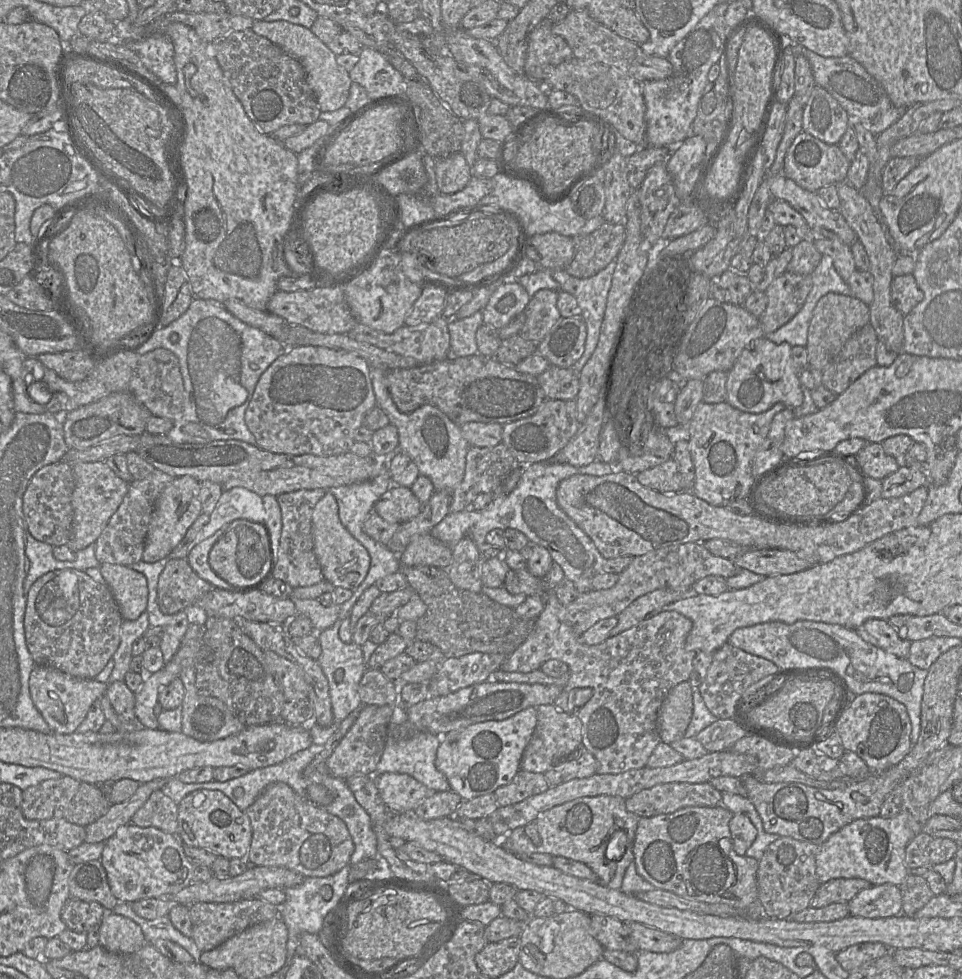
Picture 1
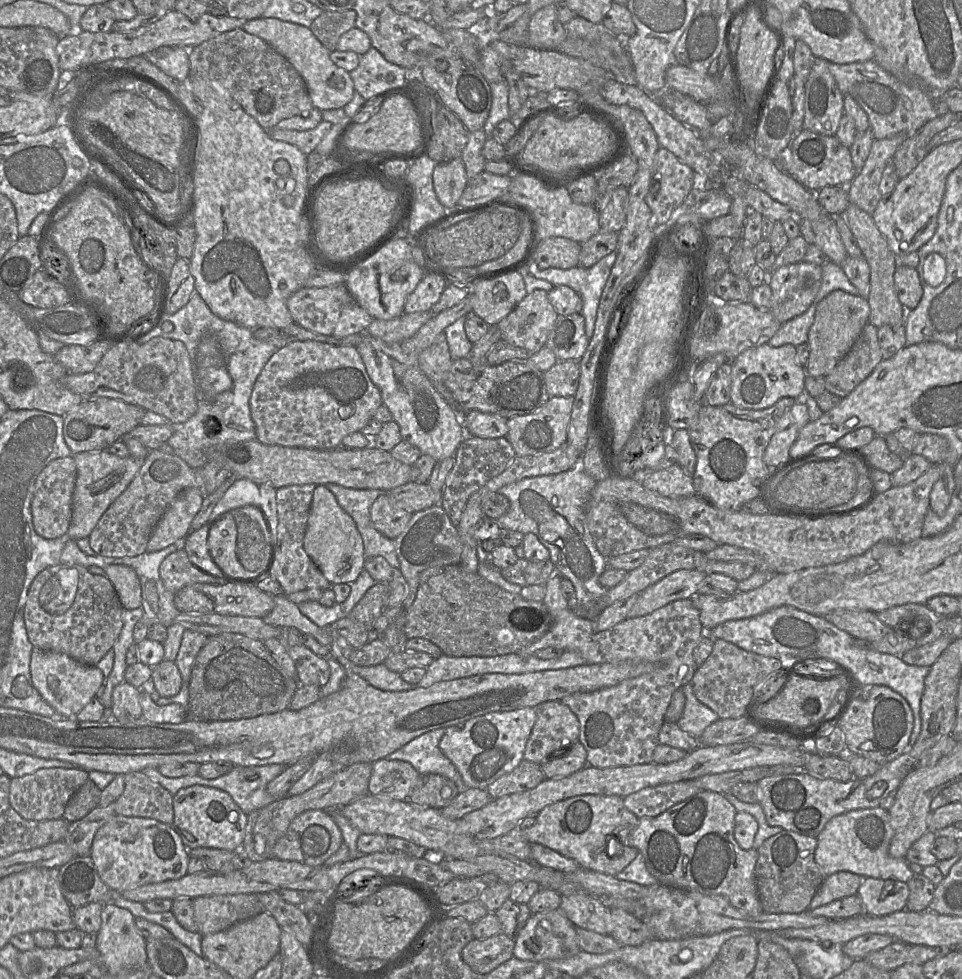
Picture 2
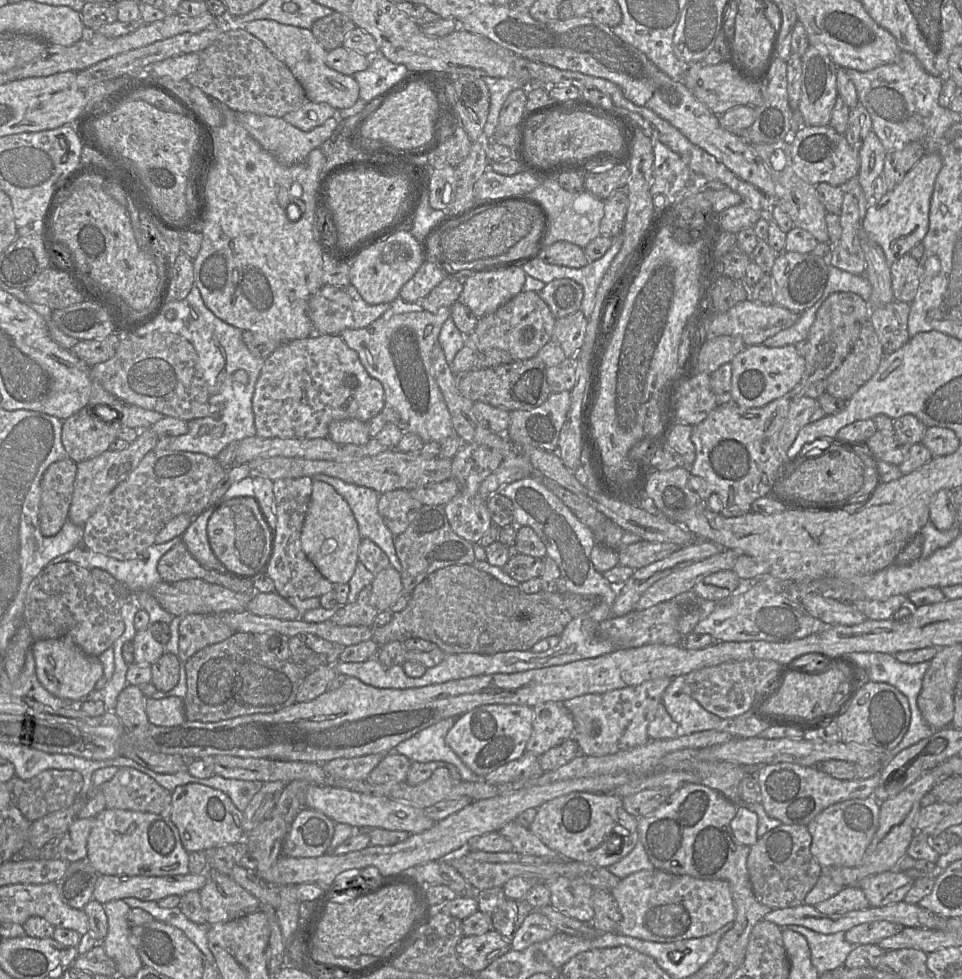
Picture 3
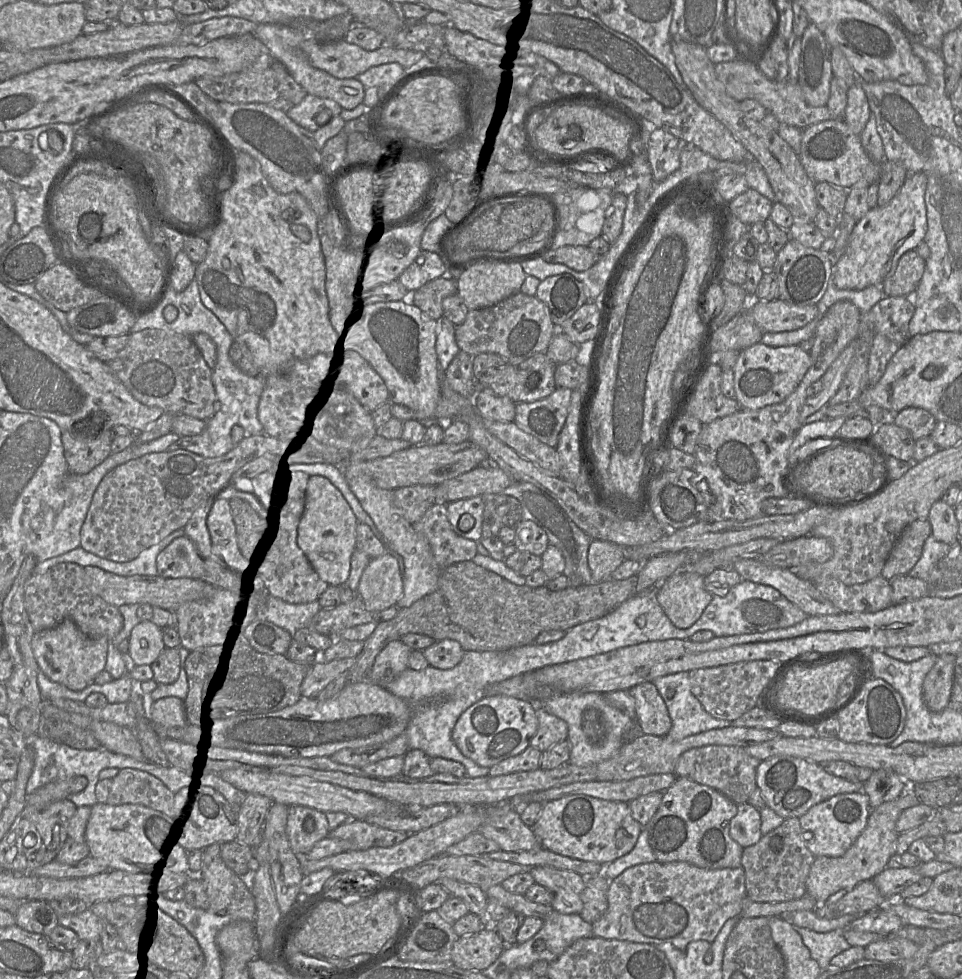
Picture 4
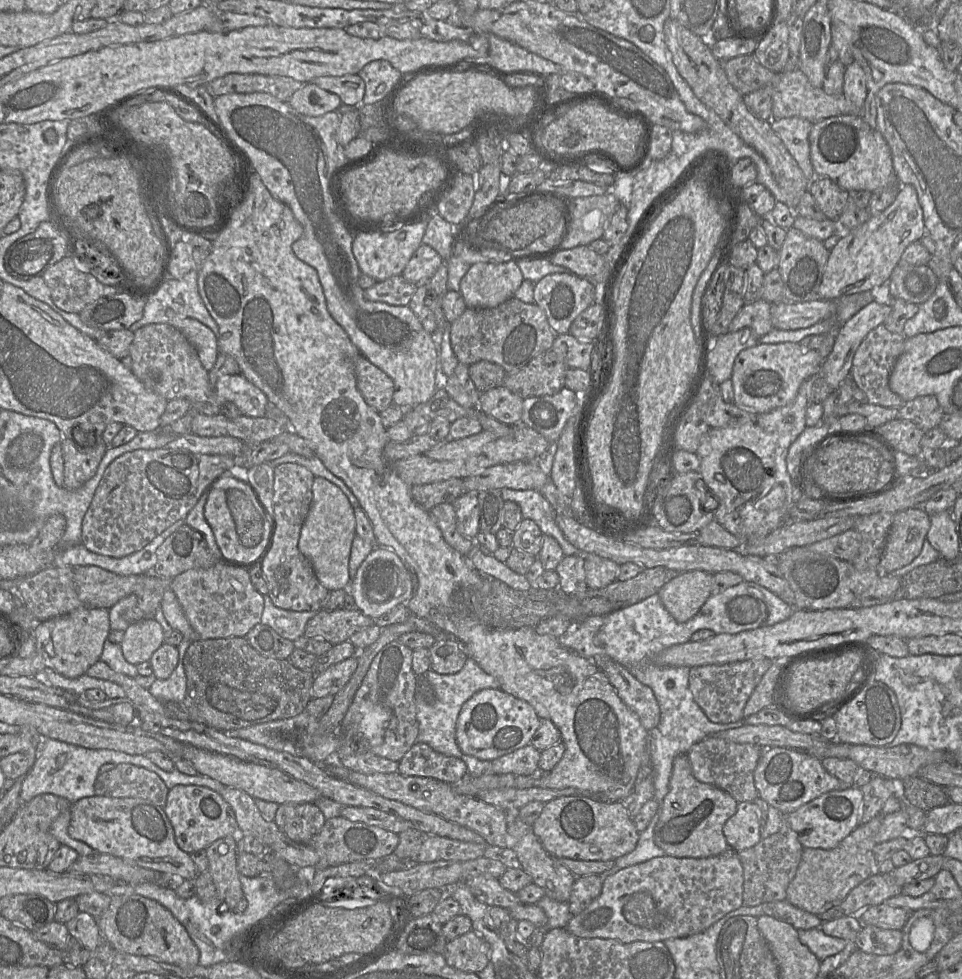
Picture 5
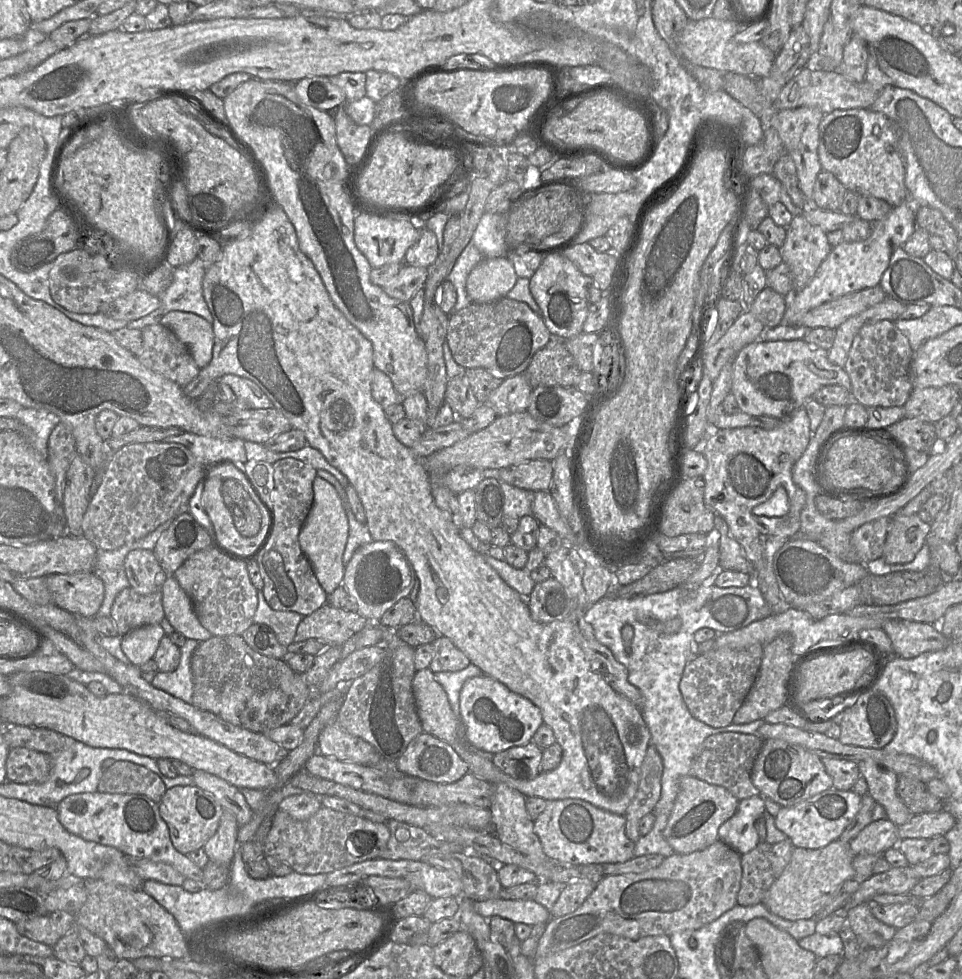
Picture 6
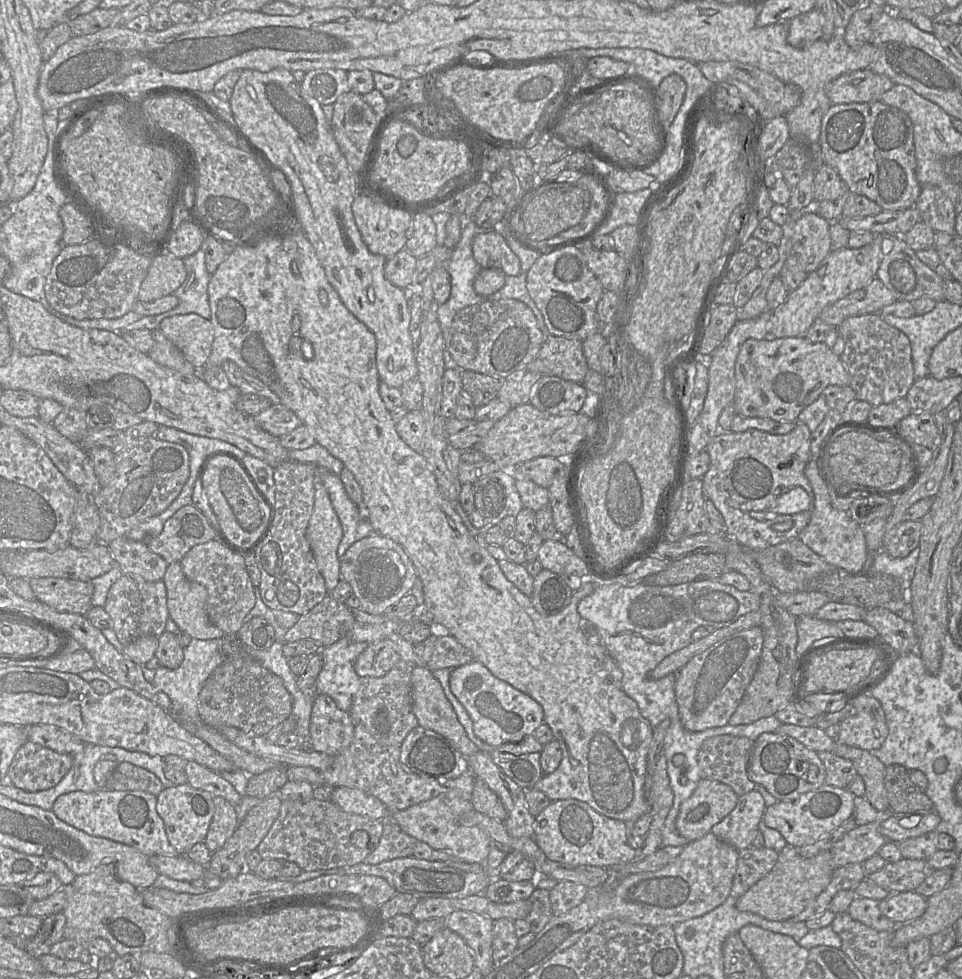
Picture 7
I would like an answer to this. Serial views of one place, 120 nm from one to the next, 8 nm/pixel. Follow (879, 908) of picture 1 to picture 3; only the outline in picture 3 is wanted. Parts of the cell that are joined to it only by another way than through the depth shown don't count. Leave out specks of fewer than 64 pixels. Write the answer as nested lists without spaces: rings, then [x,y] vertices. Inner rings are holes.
[[[886,871],[862,879],[858,886],[863,890],[871,907],[883,907],[904,901],[914,880],[903,872]]]

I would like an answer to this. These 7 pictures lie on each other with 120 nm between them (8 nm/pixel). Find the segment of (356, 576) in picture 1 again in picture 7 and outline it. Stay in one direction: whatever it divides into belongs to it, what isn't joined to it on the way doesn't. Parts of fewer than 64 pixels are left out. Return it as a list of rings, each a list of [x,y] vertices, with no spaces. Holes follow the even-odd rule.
[[[318,479],[314,488],[314,508],[306,535],[330,594],[341,580],[337,549],[343,537],[343,530],[327,489]]]

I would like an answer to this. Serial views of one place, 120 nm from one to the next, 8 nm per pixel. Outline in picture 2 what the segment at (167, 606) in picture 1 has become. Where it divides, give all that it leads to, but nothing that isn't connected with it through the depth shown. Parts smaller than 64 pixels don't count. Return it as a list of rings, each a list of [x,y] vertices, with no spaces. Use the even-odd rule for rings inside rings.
[[[183,547],[166,556],[159,572],[165,588],[174,595],[182,588],[195,583],[226,583],[224,578],[213,576],[196,567]]]

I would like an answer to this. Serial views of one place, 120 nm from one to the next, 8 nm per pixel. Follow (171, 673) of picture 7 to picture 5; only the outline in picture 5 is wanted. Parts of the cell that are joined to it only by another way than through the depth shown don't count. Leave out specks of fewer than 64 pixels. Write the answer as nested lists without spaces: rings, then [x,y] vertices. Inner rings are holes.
[[[183,638],[177,647],[179,652],[178,663],[172,674],[167,679],[156,678],[149,688],[152,696],[163,703],[180,703],[184,700],[187,679],[183,659],[191,643],[191,640]]]

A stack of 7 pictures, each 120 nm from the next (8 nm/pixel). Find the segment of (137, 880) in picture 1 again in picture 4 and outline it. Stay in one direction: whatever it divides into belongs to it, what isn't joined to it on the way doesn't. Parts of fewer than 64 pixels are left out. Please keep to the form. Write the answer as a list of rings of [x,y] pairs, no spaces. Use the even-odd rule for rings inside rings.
[[[94,804],[85,828],[85,844],[89,856],[106,865],[108,870],[190,875],[188,855],[178,841],[176,828],[168,814],[143,805]]]

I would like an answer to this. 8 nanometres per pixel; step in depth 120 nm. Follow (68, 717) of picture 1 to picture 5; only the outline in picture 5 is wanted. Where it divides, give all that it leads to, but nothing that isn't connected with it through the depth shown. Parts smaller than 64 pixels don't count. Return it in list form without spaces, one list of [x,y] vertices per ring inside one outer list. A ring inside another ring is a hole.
[[[81,606],[74,611],[45,621],[36,621],[36,650],[46,667],[67,677],[77,678],[101,658],[110,629],[109,609]]]

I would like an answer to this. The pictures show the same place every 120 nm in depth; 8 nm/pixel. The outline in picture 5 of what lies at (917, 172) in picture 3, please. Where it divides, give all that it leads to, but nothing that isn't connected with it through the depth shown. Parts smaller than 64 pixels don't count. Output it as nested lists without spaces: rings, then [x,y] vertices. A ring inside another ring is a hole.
[[[900,184],[899,192],[890,206],[870,216],[859,227],[842,233],[841,239],[830,251],[819,287],[819,298],[838,300],[842,296],[870,291],[887,283],[906,247],[921,240],[925,234],[923,210],[917,191],[912,185]]]

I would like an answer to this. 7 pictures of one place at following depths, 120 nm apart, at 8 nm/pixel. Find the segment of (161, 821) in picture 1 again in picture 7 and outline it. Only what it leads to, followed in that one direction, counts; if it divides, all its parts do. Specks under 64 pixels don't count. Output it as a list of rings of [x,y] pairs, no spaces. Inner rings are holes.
[[[120,762],[108,778],[104,788],[115,791],[142,790],[157,797],[164,789],[164,785],[149,770],[130,762]]]

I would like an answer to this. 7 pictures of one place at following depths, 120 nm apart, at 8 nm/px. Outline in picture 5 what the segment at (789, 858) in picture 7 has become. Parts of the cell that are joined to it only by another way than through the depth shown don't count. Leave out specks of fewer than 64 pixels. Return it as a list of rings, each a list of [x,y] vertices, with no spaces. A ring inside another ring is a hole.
[[[879,814],[868,823],[860,824],[832,849],[803,848],[796,874],[786,890],[786,900],[797,908],[820,915],[839,905],[854,887],[878,873],[875,872],[873,849],[882,819],[883,815]]]

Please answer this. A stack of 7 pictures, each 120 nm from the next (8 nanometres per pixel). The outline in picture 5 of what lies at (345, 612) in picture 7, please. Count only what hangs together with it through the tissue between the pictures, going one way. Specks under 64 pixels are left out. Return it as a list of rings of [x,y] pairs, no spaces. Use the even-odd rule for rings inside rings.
[[[320,609],[308,621],[304,635],[322,638],[334,645],[348,640],[355,632],[373,624],[374,619],[366,616],[359,609]]]

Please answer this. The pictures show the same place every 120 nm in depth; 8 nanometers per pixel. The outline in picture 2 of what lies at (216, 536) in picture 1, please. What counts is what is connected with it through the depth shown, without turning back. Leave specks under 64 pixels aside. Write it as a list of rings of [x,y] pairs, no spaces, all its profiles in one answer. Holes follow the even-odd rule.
[[[206,523],[201,528],[191,531],[181,542],[182,547],[196,567],[208,574],[223,578],[225,574],[214,562],[208,548],[209,530],[210,523]]]

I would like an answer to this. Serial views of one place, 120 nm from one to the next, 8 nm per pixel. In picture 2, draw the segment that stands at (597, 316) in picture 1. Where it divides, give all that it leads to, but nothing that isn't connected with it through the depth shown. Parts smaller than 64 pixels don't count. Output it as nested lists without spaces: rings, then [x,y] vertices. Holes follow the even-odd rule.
[[[613,251],[590,268],[576,266],[567,270],[543,269],[533,260],[528,265],[528,273],[537,279],[550,282],[553,286],[566,285],[581,297],[581,314],[585,320],[585,333],[589,340],[594,333],[601,294],[616,258],[617,253]]]

